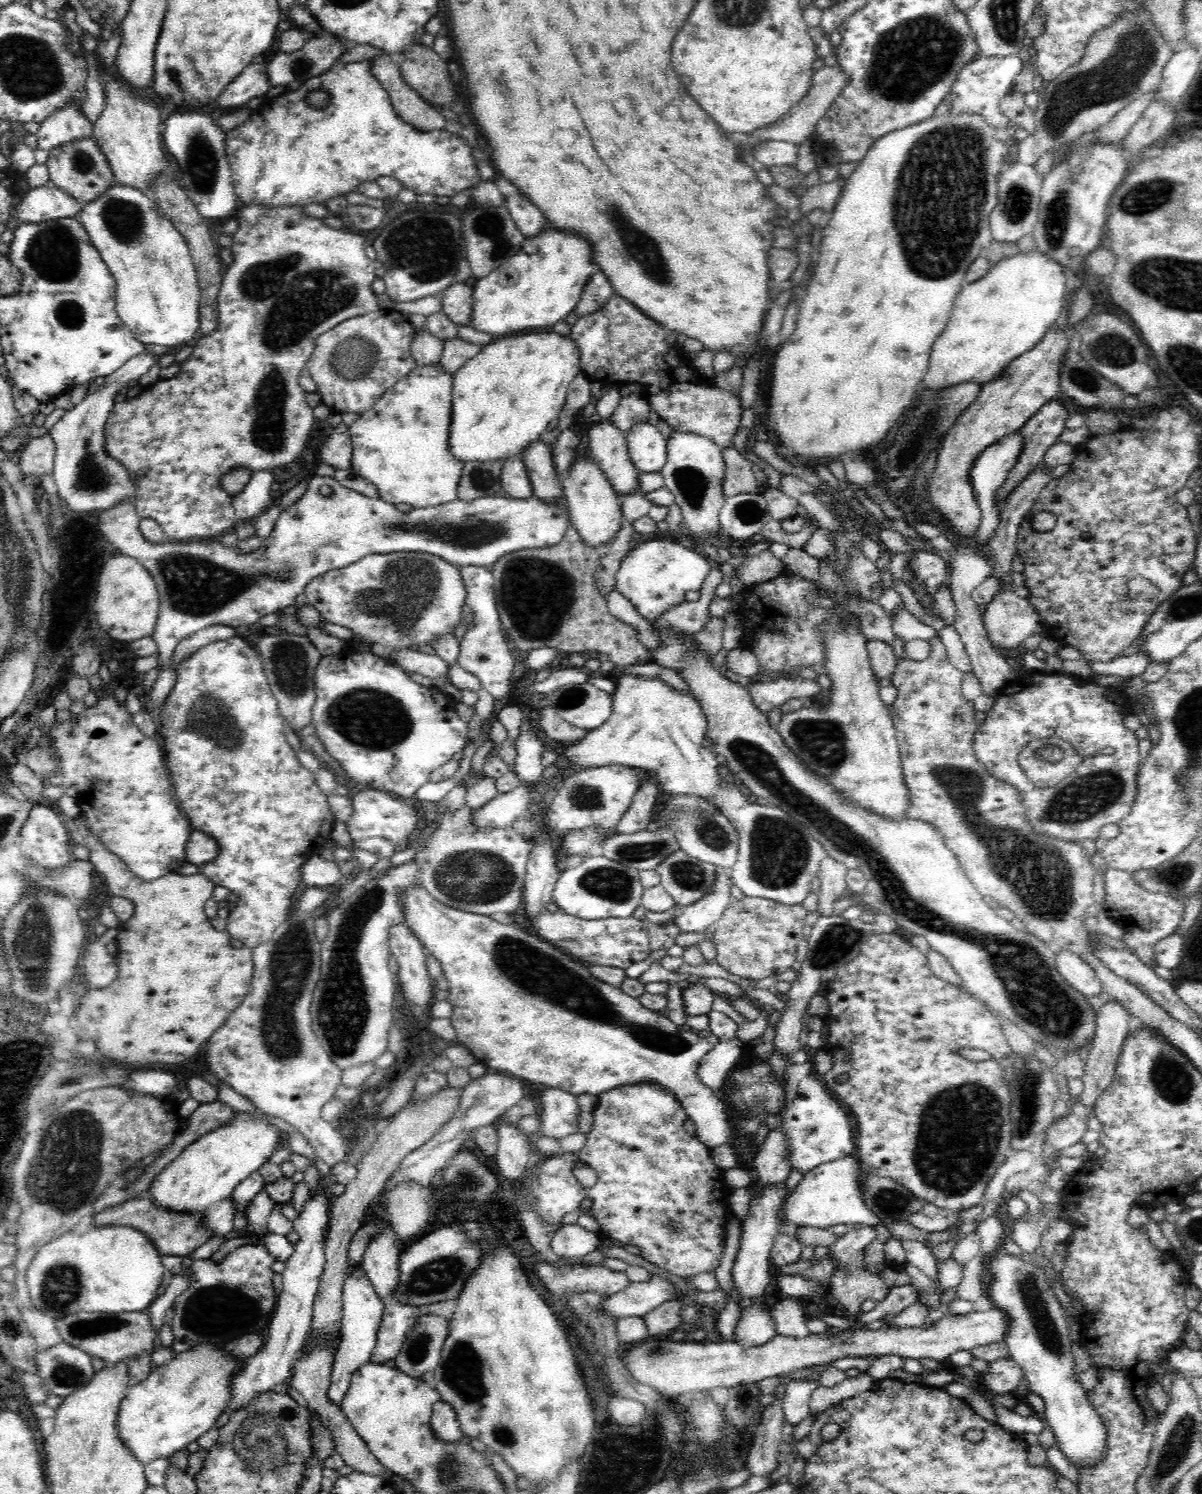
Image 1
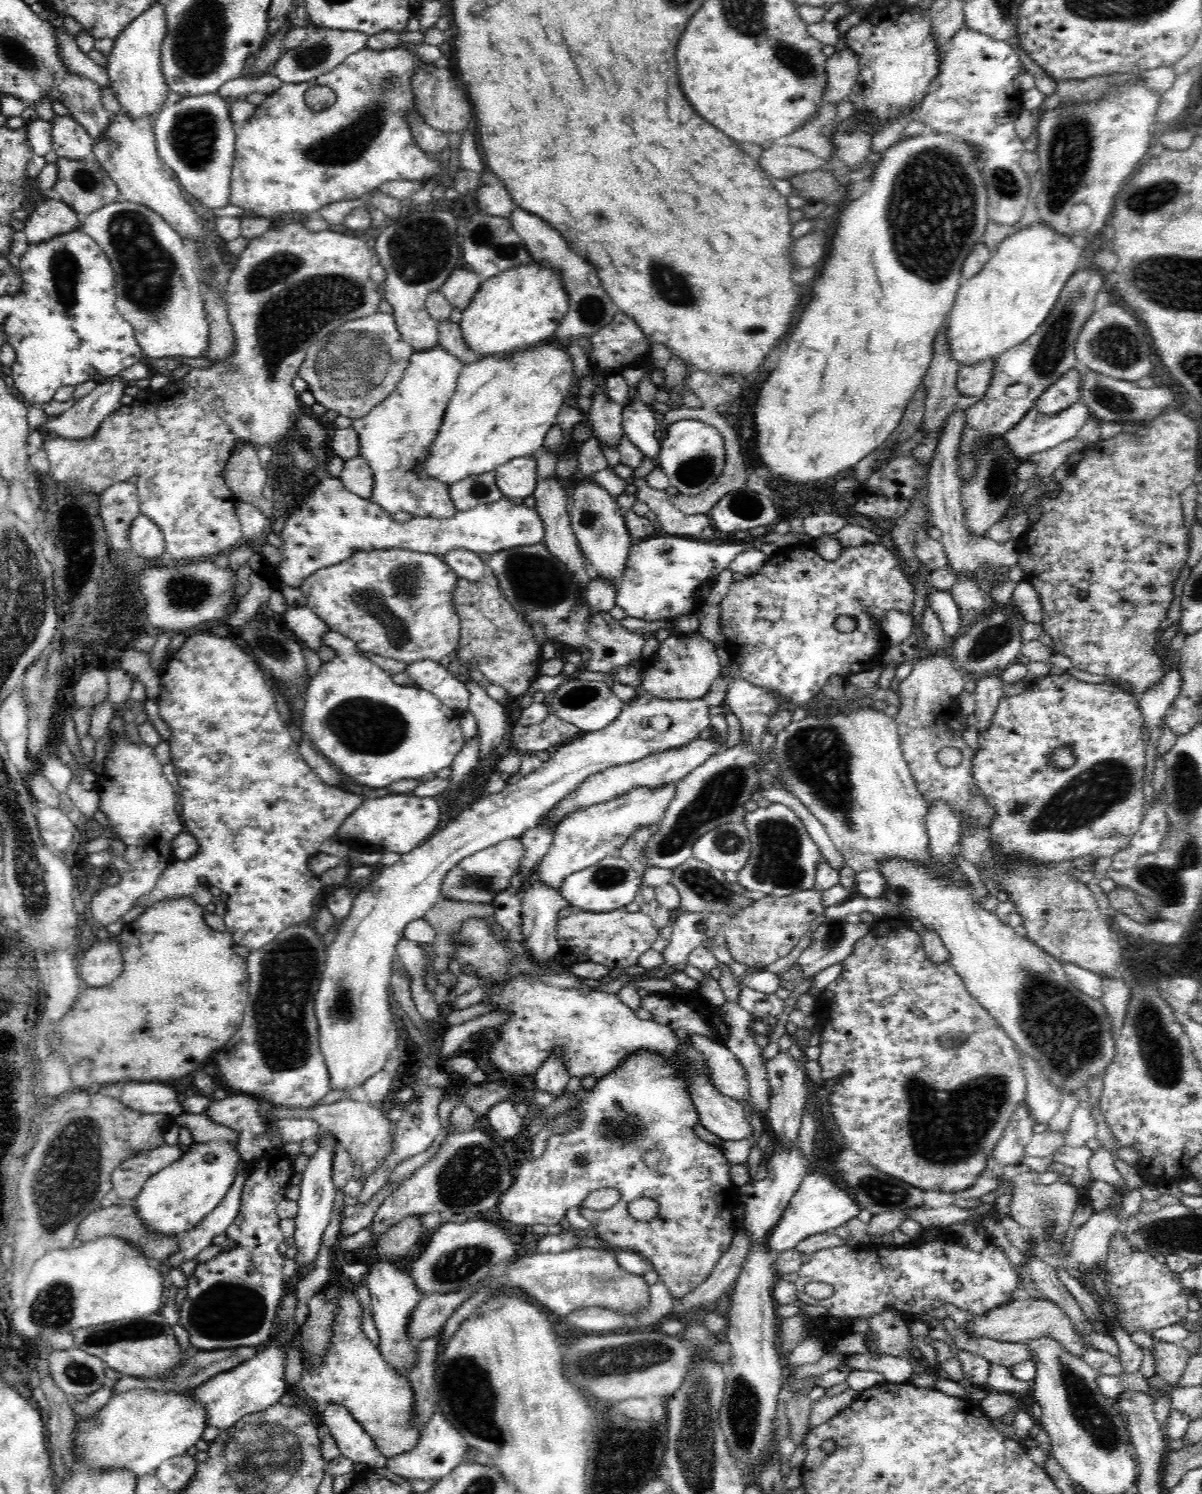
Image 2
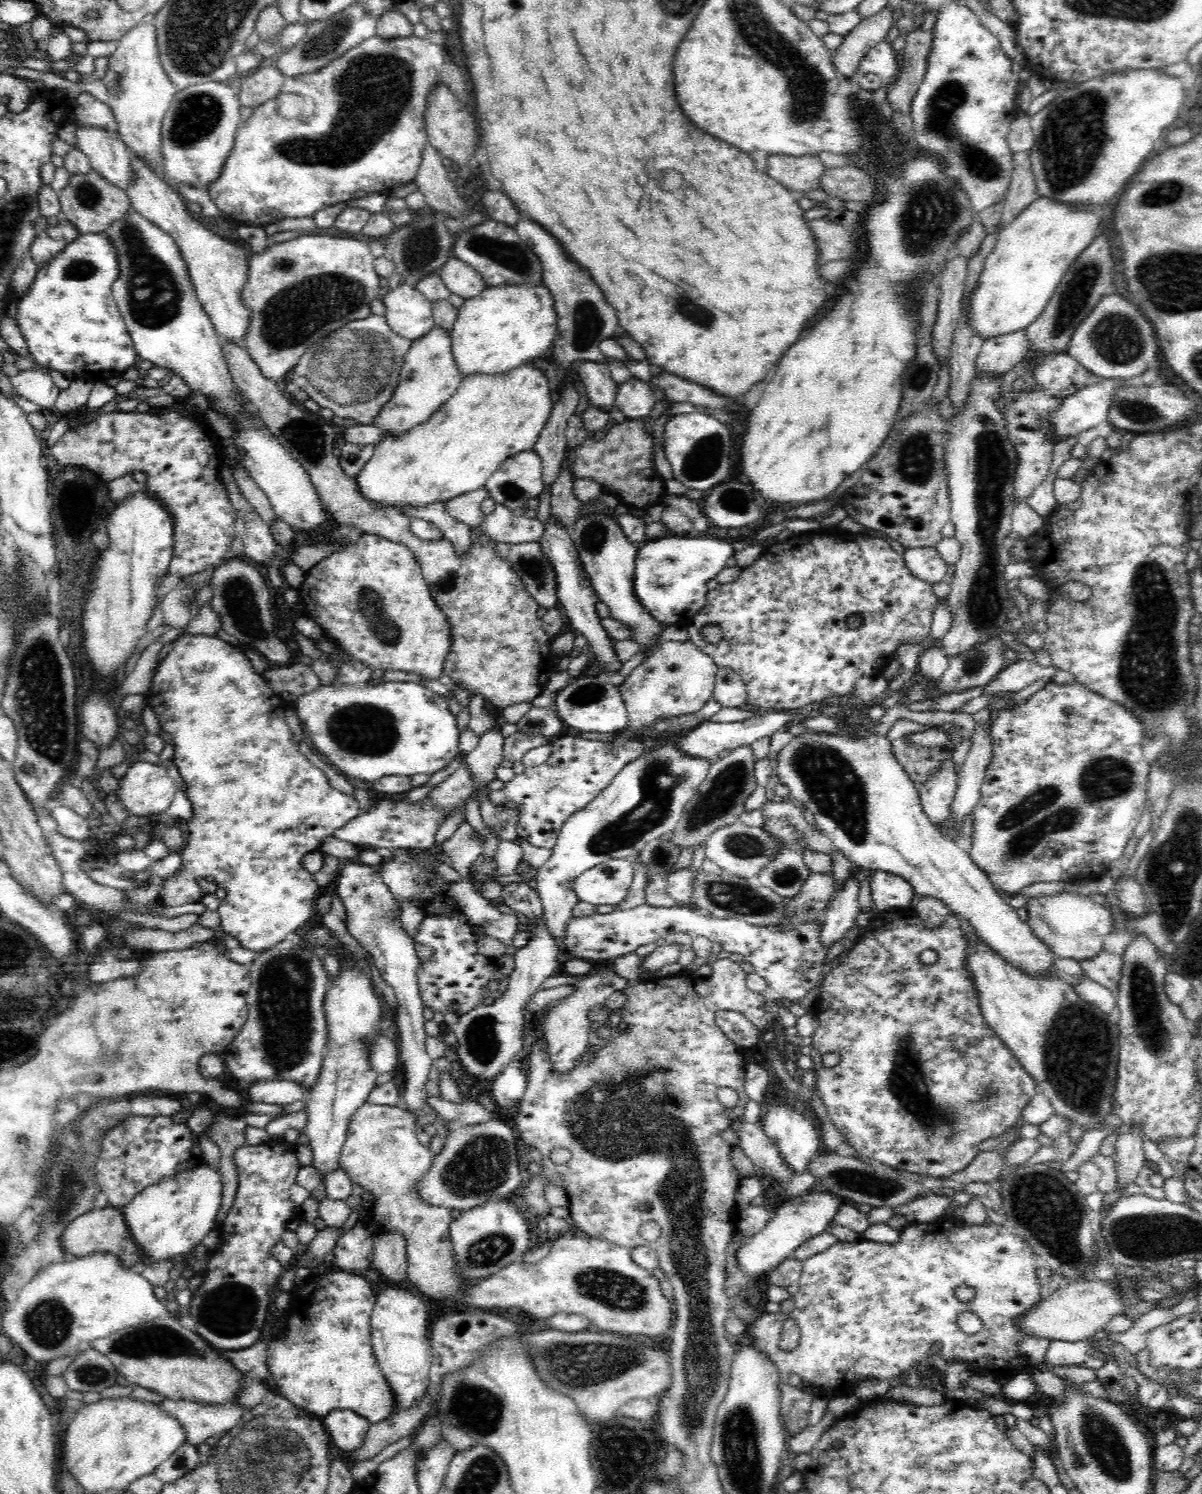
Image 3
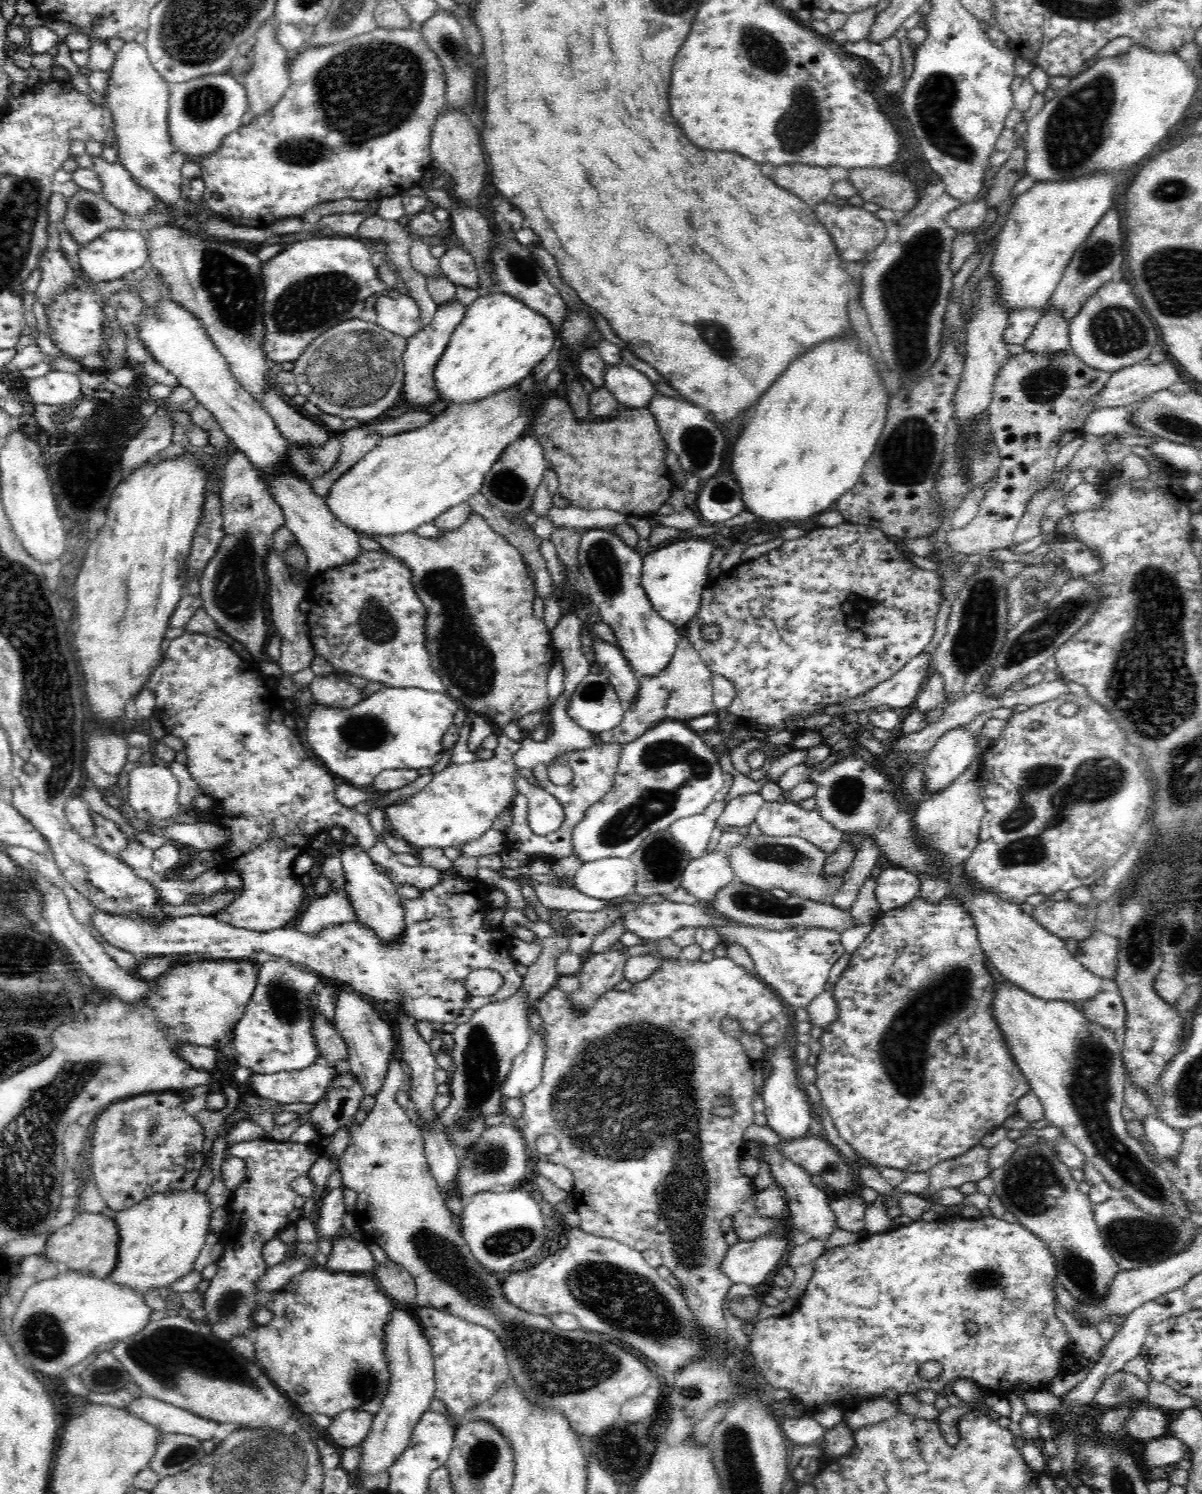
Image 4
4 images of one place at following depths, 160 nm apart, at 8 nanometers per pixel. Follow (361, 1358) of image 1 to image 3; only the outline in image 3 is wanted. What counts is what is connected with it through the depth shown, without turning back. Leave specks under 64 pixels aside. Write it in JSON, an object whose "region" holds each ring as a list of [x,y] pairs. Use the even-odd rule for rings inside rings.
{"region":[[[350,1409],[332,1410],[321,1421],[334,1446],[344,1454],[362,1444],[371,1425],[368,1419]]]}

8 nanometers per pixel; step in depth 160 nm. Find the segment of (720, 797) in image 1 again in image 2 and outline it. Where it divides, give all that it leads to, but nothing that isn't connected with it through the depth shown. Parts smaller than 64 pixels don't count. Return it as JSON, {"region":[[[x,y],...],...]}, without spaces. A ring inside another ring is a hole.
{"region":[[[730,663],[721,670],[721,674],[714,680],[710,691],[696,700],[660,700],[650,695],[632,698],[624,704],[624,710],[612,724],[602,730],[585,733],[569,744],[560,745],[553,749],[551,758],[529,775],[522,777],[516,783],[506,786],[502,791],[480,797],[469,809],[448,821],[447,825],[436,831],[420,846],[401,855],[393,865],[388,865],[378,872],[375,879],[368,884],[368,888],[360,892],[354,899],[349,915],[339,926],[333,943],[326,947],[326,968],[320,981],[318,992],[315,994],[315,1011],[318,1019],[319,1045],[327,1064],[330,1075],[331,1090],[352,1089],[364,1084],[370,1076],[383,1070],[386,1056],[396,1048],[398,1031],[392,1021],[390,1009],[389,984],[392,978],[393,963],[396,960],[398,942],[404,936],[405,928],[413,920],[423,918],[425,912],[431,909],[442,898],[442,882],[446,875],[460,860],[470,854],[498,844],[508,838],[520,838],[528,829],[534,828],[542,815],[546,815],[572,791],[576,790],[585,778],[606,768],[631,764],[660,754],[664,750],[674,750],[691,740],[708,733],[711,730],[710,708],[720,706],[726,697],[728,684],[733,679],[741,678],[740,668],[736,663]],[[772,803],[766,808],[758,807],[751,813],[741,812],[739,818],[746,823],[752,843],[750,858],[737,873],[737,881],[746,891],[782,897],[800,890],[812,890],[816,867],[824,856],[811,839],[801,818],[789,806]]]}

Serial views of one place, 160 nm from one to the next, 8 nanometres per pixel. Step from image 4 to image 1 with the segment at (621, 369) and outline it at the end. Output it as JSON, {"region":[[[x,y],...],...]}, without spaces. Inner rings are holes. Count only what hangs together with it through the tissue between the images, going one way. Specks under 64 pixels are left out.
{"region":[[[640,421],[625,433],[630,458],[638,471],[661,472],[667,459],[667,440],[654,424]]]}

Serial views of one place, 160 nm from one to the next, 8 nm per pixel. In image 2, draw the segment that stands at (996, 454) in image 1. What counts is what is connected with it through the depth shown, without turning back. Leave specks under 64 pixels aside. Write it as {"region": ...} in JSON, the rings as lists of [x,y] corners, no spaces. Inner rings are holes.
{"region":[[[1082,400],[1068,409],[1051,415],[1046,415],[1034,407],[1026,412],[1023,419],[1014,428],[1004,434],[1006,445],[1008,445],[1008,454],[1014,455],[1016,459],[1022,459],[1022,462],[1024,462],[1031,454],[1050,450],[1054,446],[1058,446],[1060,442],[1076,438],[1078,430],[1090,420],[1092,415],[1093,412],[1089,406]]]}

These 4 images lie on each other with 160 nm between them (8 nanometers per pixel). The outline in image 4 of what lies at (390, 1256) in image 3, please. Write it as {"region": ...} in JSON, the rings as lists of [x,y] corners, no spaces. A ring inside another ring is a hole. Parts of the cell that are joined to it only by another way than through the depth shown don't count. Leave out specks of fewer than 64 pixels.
{"region":[[[380,1256],[376,1268],[373,1270],[388,1296],[402,1307],[416,1306],[416,1283],[408,1269]]]}

